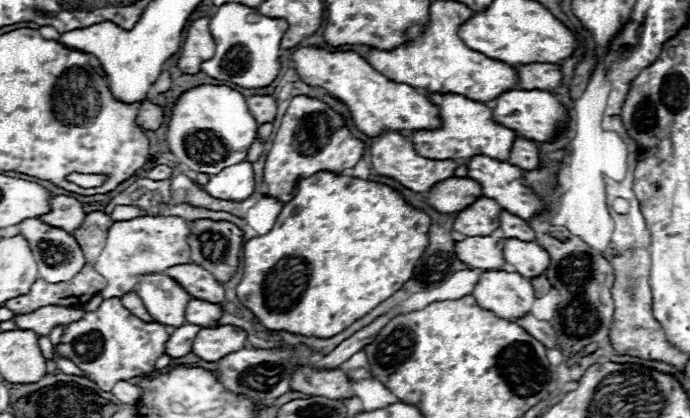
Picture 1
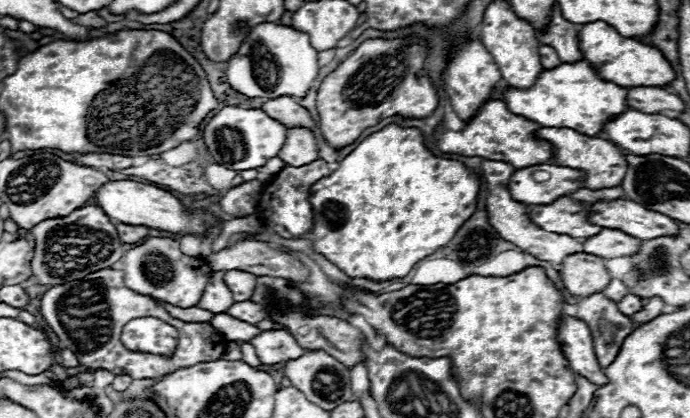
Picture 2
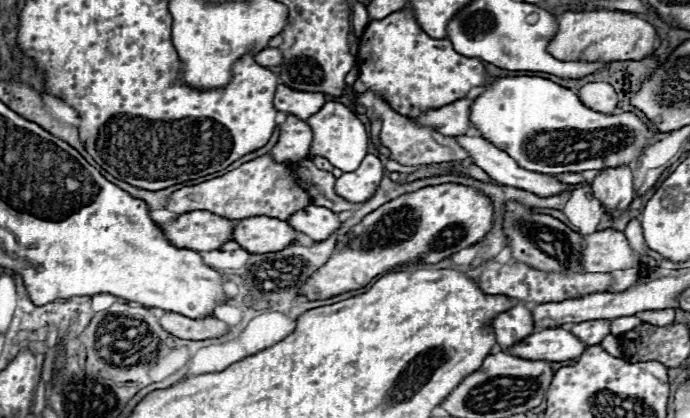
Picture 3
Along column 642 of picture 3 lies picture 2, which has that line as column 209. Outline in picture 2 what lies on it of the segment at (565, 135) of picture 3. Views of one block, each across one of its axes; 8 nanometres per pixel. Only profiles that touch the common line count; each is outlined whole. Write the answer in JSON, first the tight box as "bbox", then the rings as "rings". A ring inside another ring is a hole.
{"bbox":[204,106,288,170],"rings":[[[226,106],[204,126],[204,142],[218,164],[230,170],[252,170],[278,156],[286,142],[286,132],[288,128],[282,122],[270,118],[260,108],[246,110],[240,106]]]}

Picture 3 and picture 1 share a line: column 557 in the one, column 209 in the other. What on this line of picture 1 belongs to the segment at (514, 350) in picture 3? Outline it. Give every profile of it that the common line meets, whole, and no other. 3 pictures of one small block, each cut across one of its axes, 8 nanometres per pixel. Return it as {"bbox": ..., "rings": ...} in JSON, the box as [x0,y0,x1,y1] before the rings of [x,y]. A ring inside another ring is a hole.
{"bbox":[192,326,246,362],"rings":[[[236,326],[202,328],[192,342],[192,354],[206,362],[218,362],[222,356],[240,350],[244,340],[246,332]]]}

